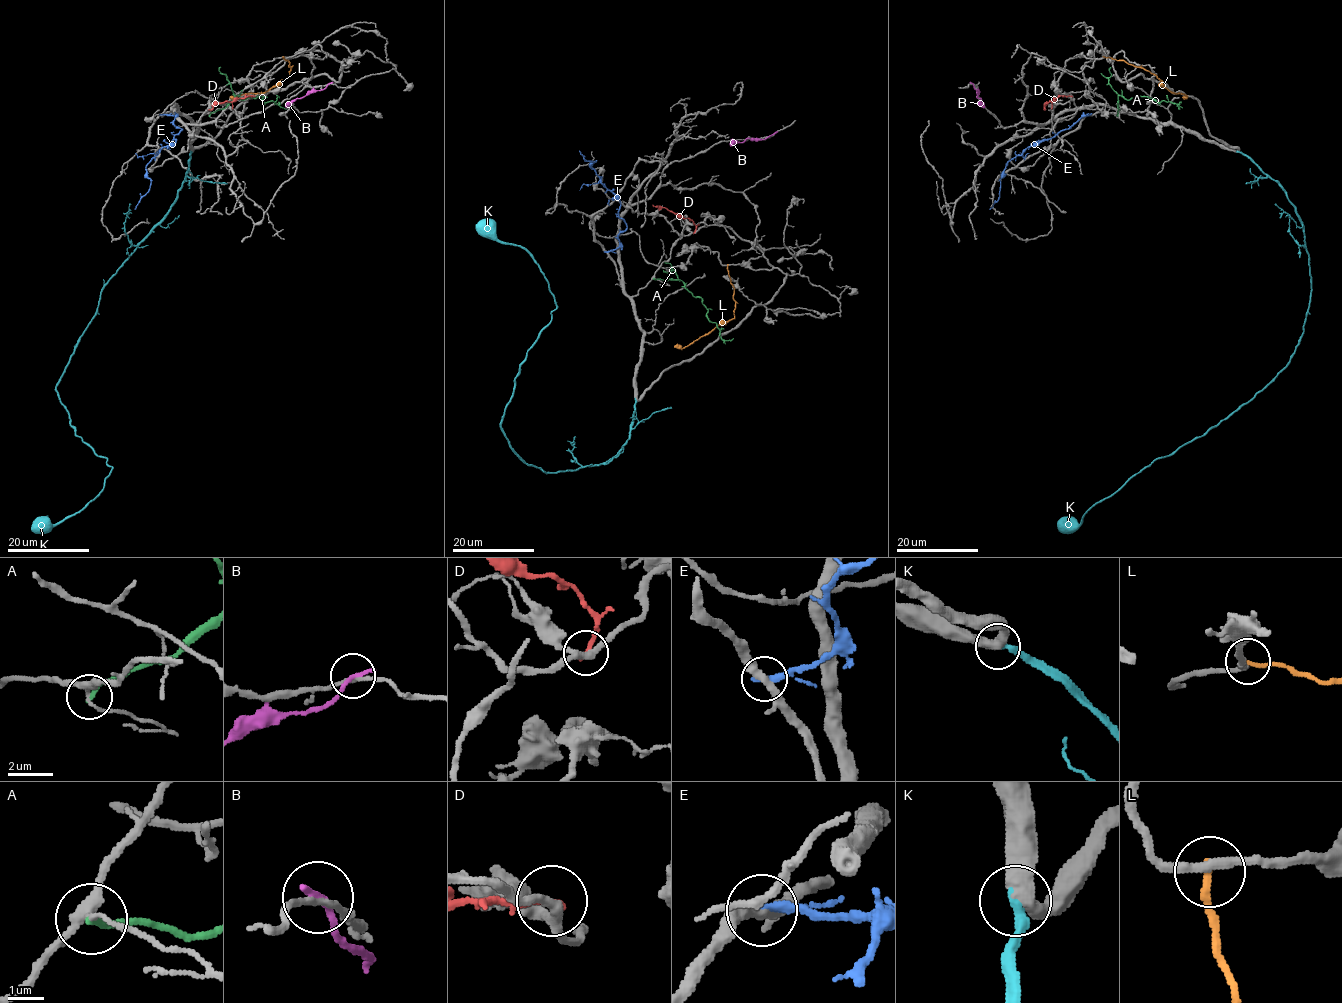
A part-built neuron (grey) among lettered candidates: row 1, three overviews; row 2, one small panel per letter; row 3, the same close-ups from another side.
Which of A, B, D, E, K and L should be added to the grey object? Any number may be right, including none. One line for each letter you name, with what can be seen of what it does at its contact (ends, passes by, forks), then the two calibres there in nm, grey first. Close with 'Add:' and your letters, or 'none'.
K: it ends there; 440 nm thick on the grey side, 320 nm on the other
Add: K

